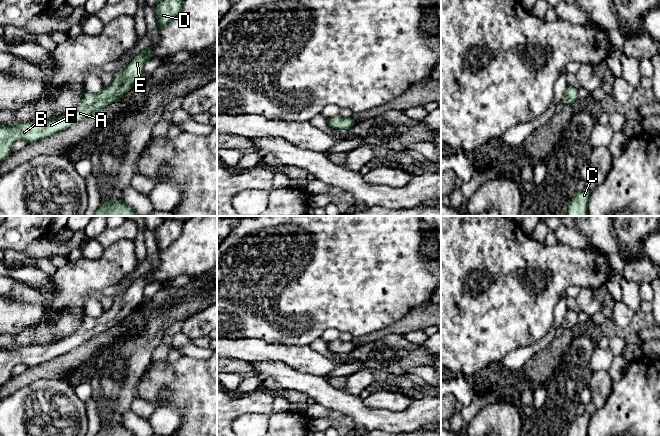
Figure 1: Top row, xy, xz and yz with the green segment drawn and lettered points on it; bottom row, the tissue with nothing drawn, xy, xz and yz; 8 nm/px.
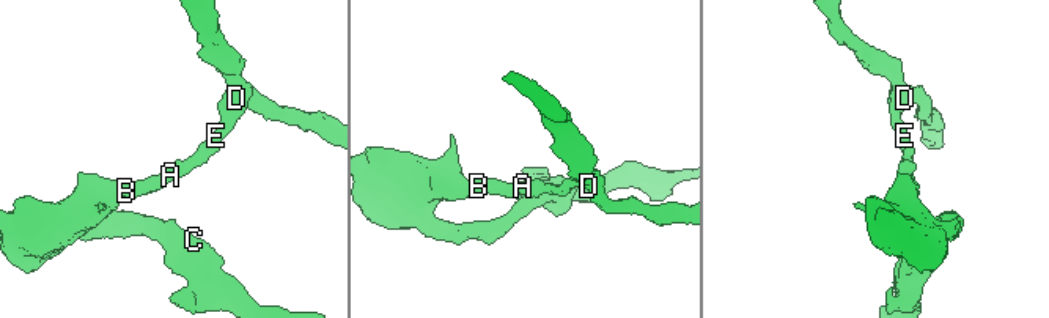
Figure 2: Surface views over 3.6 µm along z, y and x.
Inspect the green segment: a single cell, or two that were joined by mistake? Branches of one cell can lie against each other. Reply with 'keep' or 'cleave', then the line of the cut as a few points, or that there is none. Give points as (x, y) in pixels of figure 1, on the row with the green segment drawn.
cleave; cut in xy along (107, 87), (112, 102)

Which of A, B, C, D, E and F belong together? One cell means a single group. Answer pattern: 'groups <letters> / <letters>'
groups A B C F / D E

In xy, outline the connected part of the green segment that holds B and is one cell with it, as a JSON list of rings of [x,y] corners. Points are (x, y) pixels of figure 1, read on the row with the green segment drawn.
[[[104,87],[97,94],[86,92],[83,99],[73,110],[50,120],[12,125],[0,124],[0,163],[12,153],[12,145],[16,141],[25,140],[28,143],[33,143],[47,138],[77,124],[111,103],[109,88]]]

